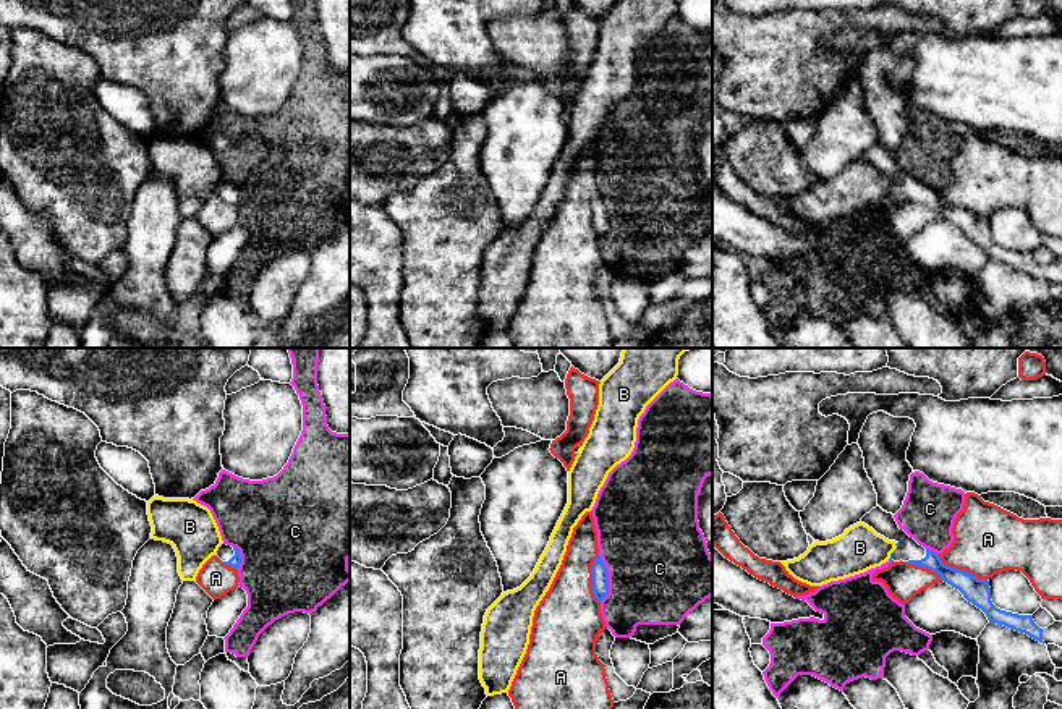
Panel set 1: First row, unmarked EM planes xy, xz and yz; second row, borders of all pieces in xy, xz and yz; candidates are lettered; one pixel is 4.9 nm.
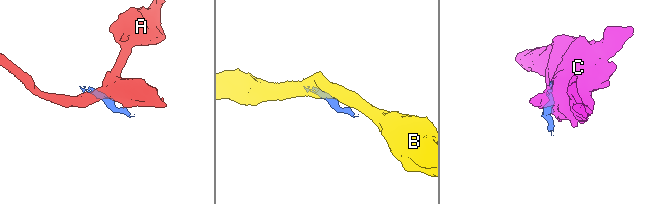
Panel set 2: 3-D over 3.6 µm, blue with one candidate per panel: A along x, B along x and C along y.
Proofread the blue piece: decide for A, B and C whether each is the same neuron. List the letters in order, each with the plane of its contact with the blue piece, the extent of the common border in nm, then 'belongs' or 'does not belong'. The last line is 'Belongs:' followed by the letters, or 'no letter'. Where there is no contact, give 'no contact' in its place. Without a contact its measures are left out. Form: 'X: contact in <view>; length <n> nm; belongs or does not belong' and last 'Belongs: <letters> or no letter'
A: contact in yz; length 280 nm; does not belong
B: contact in yz; length 50 nm; does not belong
C: contact in xz; length 240 nm; does not belong
Belongs: no letter

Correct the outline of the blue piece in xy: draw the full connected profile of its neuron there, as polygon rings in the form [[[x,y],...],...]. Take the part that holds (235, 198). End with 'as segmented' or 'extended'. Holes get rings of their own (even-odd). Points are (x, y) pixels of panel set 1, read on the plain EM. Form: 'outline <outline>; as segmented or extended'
outline [[[222,181],[215,191],[225,202],[238,207],[241,201],[241,193],[236,185]]]; extended

